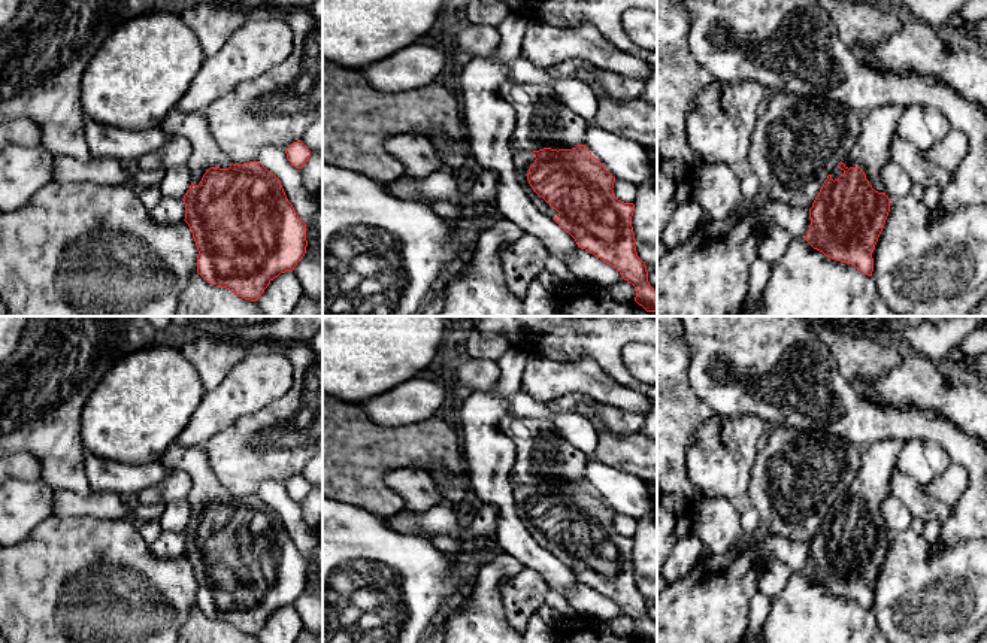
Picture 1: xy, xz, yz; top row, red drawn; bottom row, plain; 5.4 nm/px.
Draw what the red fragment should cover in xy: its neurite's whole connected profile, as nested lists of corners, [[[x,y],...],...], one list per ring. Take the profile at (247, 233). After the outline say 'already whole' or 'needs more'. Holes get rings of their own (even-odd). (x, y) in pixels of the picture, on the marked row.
[[[175,107],[163,119],[160,128],[167,136],[184,136],[191,143],[191,157],[185,166],[193,175],[193,182],[182,200],[185,203],[184,221],[188,224],[199,251],[197,273],[211,285],[227,288],[245,300],[257,301],[275,277],[293,272],[305,257],[306,224],[288,201],[281,181],[261,163],[233,164],[225,157],[209,131],[205,112],[188,113]]] | needs more

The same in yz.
[[[882,106],[862,116],[862,130],[848,154],[824,181],[812,207],[811,225],[803,237],[826,257],[854,266],[872,276],[872,252],[890,212],[890,198],[884,192],[879,173],[891,161],[890,145],[903,106]]] | needs more

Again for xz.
[[[585,145],[515,152],[514,167],[535,206],[569,233],[578,248],[615,267],[635,286],[635,301],[656,312],[657,292],[635,246],[635,204],[614,195],[615,178]]] | needs more

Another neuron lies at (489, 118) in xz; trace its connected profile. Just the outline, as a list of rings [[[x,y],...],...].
[[[511,13],[497,27],[500,42],[493,57],[473,57],[457,72],[461,119],[470,157],[482,170],[497,178],[494,204],[502,216],[524,233],[536,236],[551,255],[567,261],[578,245],[552,218],[530,200],[515,175],[509,140],[515,127],[515,109],[503,94],[509,81],[508,64],[521,55],[529,21]]]

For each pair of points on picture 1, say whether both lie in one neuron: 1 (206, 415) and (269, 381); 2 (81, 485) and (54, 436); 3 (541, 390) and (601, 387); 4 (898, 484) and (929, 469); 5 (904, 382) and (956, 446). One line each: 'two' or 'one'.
1: one
2: one
3: one
4: two
5: two

